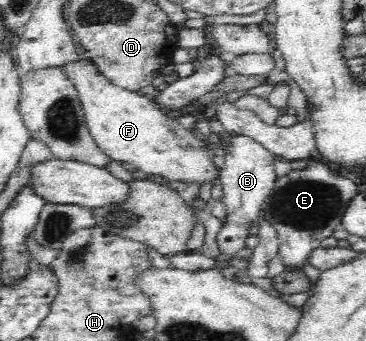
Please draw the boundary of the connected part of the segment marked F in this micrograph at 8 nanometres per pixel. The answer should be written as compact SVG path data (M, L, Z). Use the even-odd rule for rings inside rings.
M90 59L65 62L61 70L78 92L93 140L109 159L128 161L136 169L158 179L164 177L169 181L195 182L199 185L216 182L219 170L212 162L212 154L190 130L160 111L153 98L114 85L100 74Z

